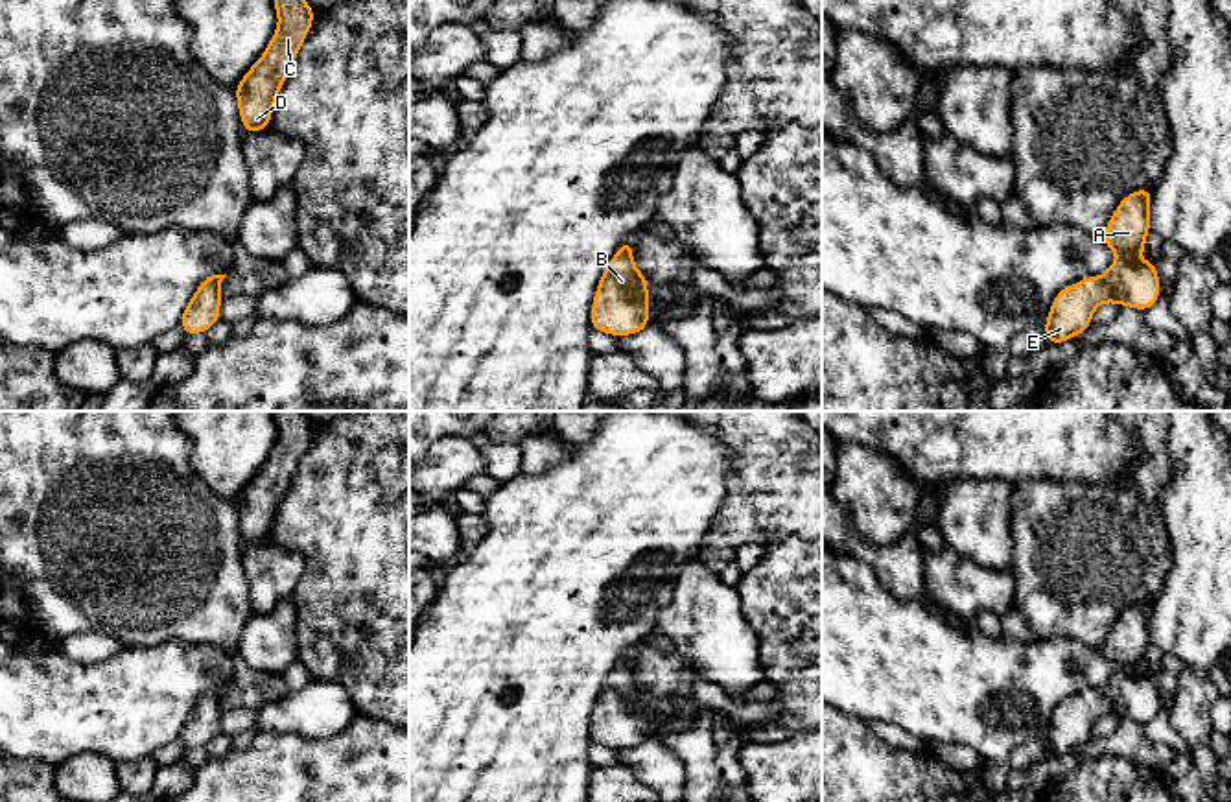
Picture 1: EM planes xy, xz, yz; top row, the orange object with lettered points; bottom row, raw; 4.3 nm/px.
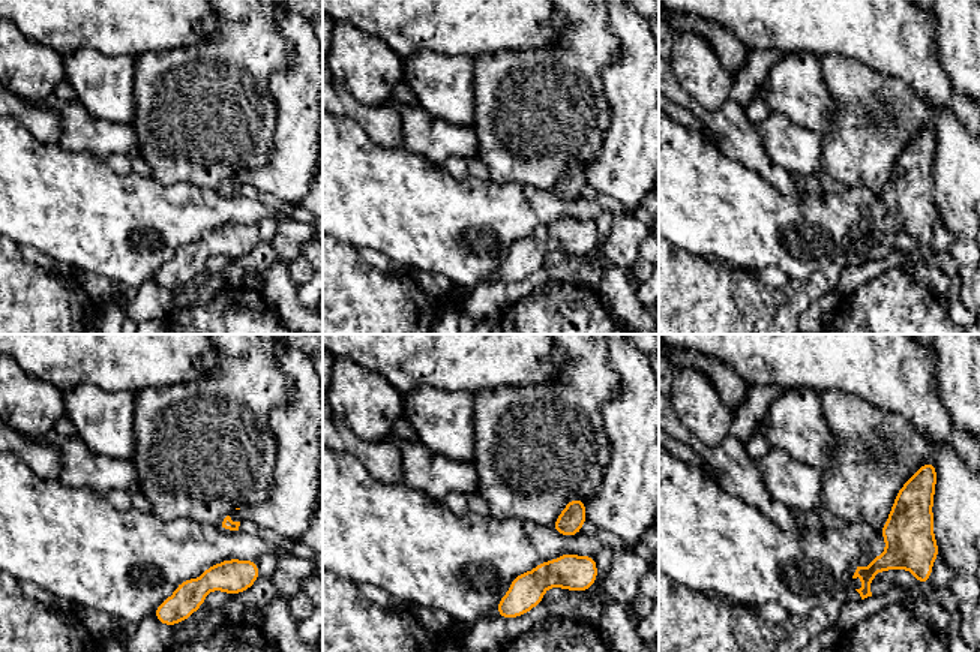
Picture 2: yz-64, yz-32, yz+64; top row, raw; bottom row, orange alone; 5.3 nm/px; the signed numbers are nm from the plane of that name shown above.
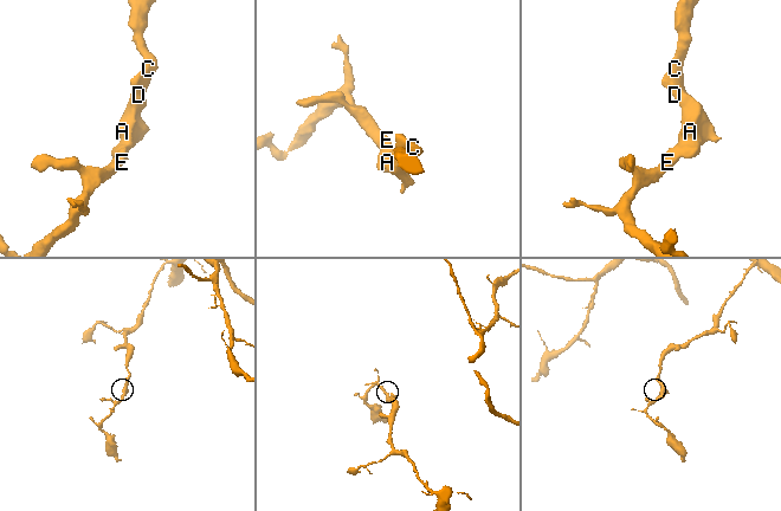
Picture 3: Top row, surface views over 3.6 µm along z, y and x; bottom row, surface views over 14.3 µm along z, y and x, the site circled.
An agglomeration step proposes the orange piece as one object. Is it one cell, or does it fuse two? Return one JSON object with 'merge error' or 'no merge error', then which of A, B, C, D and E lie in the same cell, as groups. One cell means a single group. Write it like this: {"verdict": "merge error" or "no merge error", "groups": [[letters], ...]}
{"verdict": "no merge error", "groups": [["A", "B", "C", "D", "E"]]}

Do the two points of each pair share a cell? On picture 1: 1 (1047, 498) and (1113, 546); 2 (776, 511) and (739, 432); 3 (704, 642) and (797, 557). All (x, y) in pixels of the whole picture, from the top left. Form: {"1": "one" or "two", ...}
{"1": "one", "2": "one", "3": "two"}

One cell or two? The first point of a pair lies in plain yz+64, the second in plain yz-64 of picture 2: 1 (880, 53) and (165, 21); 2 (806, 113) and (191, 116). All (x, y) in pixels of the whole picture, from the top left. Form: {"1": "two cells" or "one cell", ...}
{"1": "one cell", "2": "two cells"}

